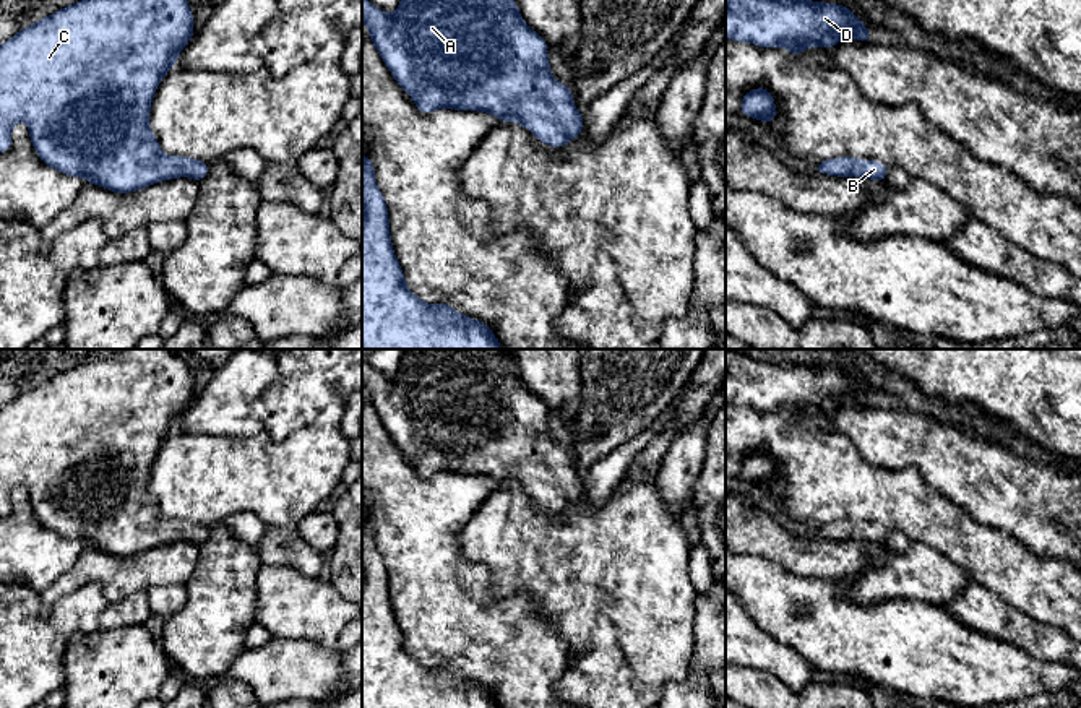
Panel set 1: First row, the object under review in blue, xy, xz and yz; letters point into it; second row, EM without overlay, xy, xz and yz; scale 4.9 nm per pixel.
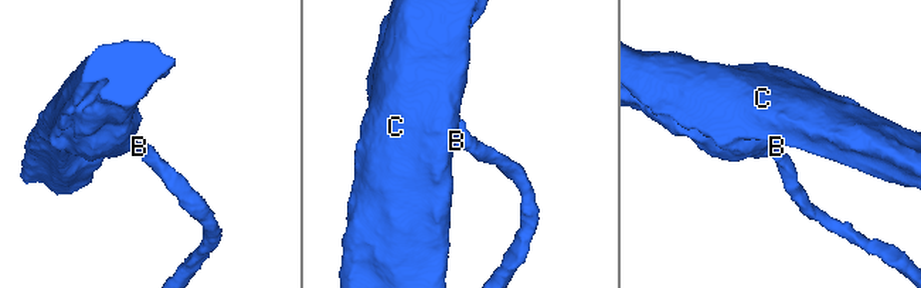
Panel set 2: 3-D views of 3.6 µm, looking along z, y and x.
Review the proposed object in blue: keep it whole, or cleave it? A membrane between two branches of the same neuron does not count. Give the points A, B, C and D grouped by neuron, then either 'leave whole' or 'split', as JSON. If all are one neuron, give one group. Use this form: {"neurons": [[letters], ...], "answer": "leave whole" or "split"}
{"neurons": [["A", "B", "C", "D"]], "answer": "leave whole"}

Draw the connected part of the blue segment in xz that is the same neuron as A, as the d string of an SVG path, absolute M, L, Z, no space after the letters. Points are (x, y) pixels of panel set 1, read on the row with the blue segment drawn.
M362 0L362 21L420 114L441 107L492 114L500 122L518 122L550 148L581 135L584 122L573 91L553 80L549 44L524 23L515 0L401 0L393 15Z

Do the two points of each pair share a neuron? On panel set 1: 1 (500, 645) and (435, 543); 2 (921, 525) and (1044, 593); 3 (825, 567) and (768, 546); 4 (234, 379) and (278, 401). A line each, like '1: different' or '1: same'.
1: same
2: same
3: same
4: different

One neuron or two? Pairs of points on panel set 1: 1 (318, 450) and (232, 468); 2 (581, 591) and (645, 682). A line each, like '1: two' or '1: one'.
1: one
2: one

